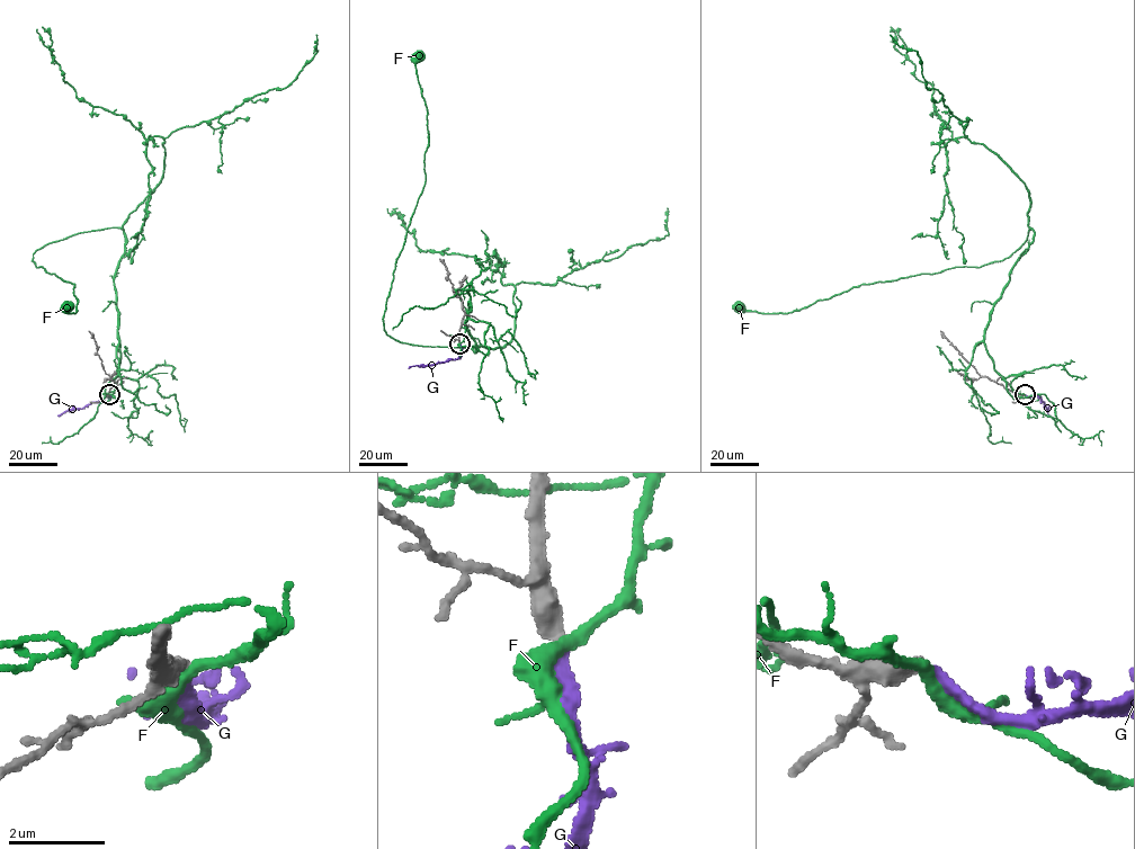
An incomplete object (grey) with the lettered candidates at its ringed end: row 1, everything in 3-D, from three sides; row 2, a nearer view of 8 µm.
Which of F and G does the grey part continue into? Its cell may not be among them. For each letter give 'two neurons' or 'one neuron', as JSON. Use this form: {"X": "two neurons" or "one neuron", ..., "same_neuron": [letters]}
{"F": "two neurons", "G": "one neuron", "same_neuron": ["G"]}

